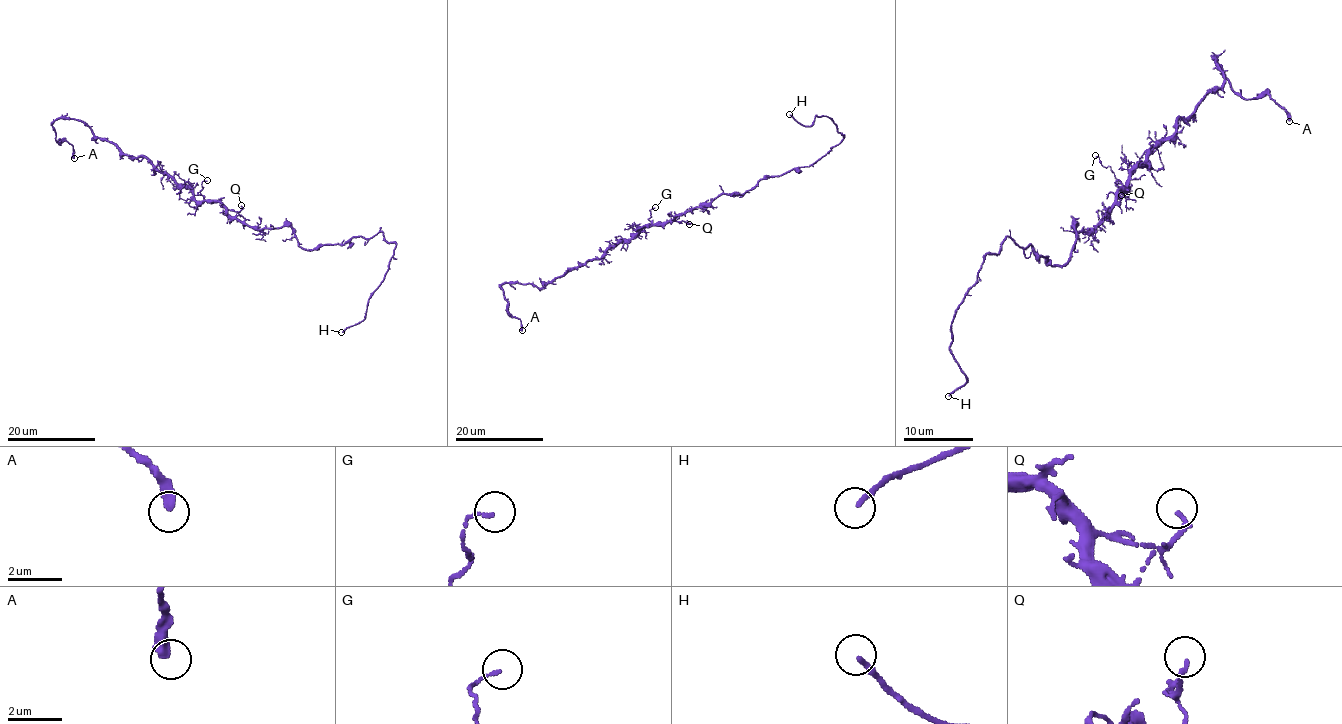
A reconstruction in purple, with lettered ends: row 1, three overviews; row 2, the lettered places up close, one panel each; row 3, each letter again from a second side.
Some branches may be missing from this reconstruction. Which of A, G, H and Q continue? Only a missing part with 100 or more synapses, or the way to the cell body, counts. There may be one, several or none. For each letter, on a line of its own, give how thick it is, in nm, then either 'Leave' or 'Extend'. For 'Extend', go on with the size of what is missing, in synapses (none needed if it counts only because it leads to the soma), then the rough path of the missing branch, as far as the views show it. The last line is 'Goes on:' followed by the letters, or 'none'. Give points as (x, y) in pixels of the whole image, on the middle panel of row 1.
A: Thickness 380 nm. Leave
G: Thickness 80 nm. Leave
H: Thickness 200 nm. Extend
Q: Thickness 160 nm. Leave
Goes on: H

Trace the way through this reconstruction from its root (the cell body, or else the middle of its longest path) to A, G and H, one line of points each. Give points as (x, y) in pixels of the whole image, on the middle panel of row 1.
A: (690, 209), (645, 225), (541, 288), (504, 283), (507, 310), (522, 330)
G: (690, 209), (667, 223), (653, 224), (648, 219), (649, 210), (655, 207)
H: (690, 209), (810, 166), (843, 138), (827, 116), (803, 125), (789, 114)

